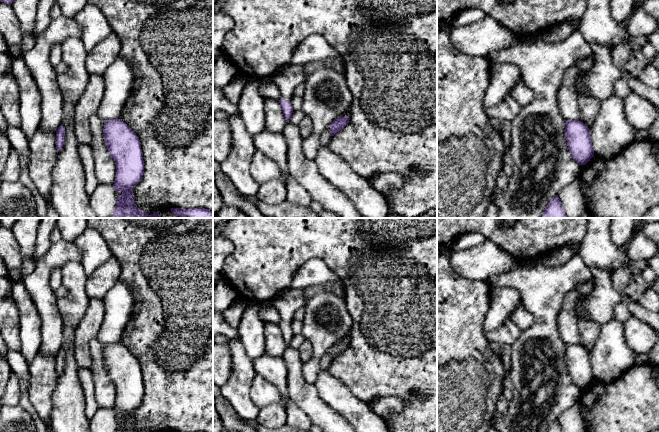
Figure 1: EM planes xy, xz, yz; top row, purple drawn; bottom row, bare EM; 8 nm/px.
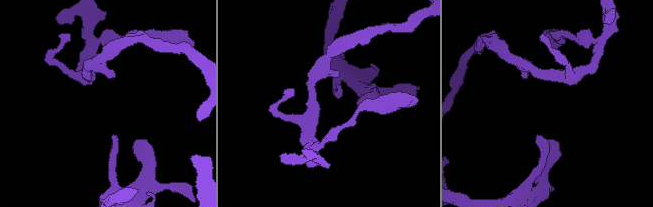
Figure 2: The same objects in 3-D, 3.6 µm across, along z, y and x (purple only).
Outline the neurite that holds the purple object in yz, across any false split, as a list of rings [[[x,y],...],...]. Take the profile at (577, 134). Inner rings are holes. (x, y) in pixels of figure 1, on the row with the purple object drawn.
[[[566,120],[565,136],[572,158],[580,165],[585,165],[594,156],[590,129],[577,120]]]

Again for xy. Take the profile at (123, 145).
[[[109,119],[104,123],[103,135],[107,150],[116,164],[113,187],[115,192],[117,190],[122,192],[122,194],[116,198],[114,213],[109,218],[158,218],[160,211],[149,215],[134,203],[132,188],[141,181],[145,168],[141,143],[136,133],[121,119]]]

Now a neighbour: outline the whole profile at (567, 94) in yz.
[[[569,67],[558,90],[559,110],[566,120],[580,120],[576,82],[579,76],[577,67]]]

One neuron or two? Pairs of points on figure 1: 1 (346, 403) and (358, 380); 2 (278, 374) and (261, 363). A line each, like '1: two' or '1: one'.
1: two
2: one

